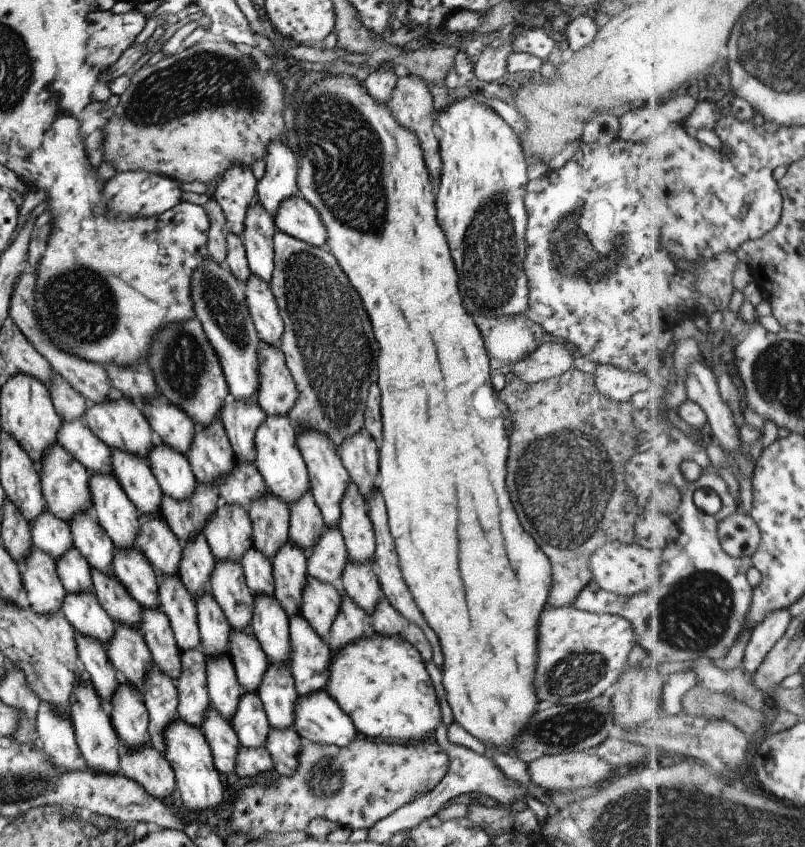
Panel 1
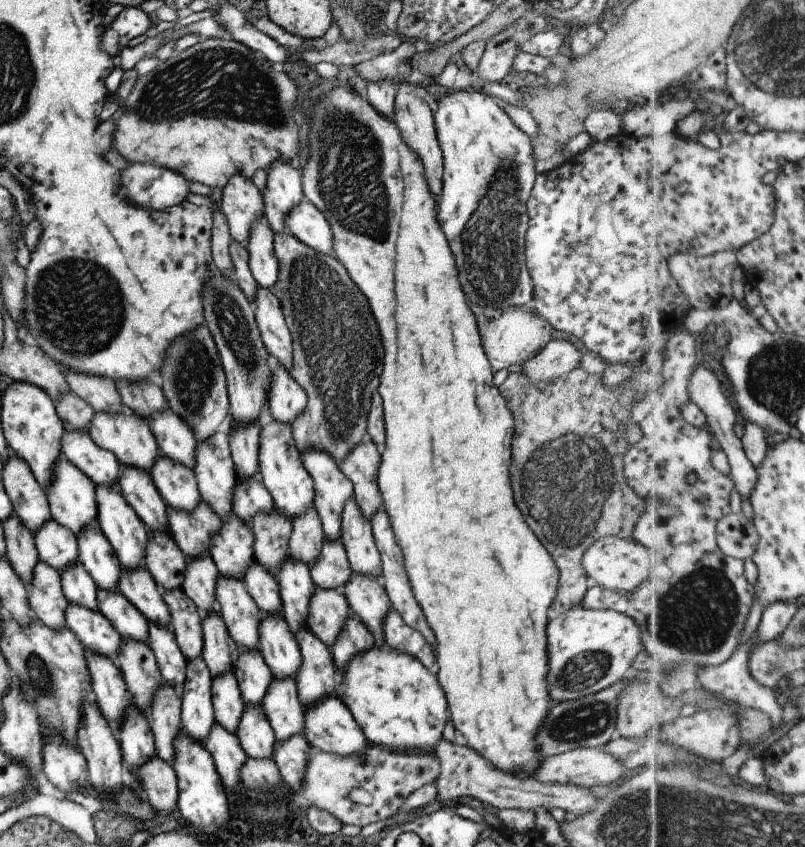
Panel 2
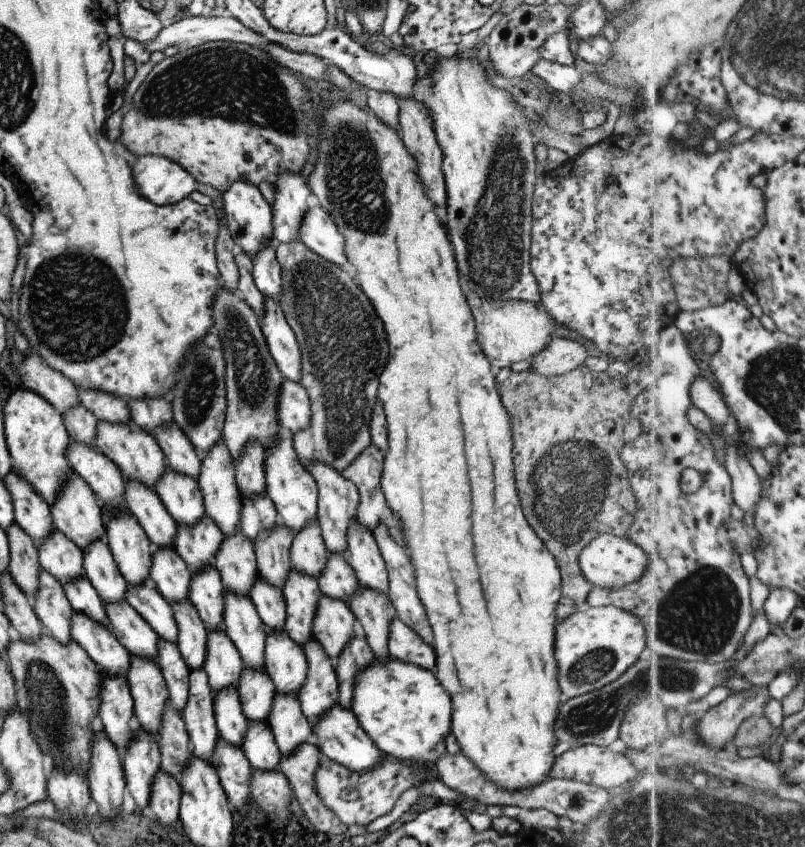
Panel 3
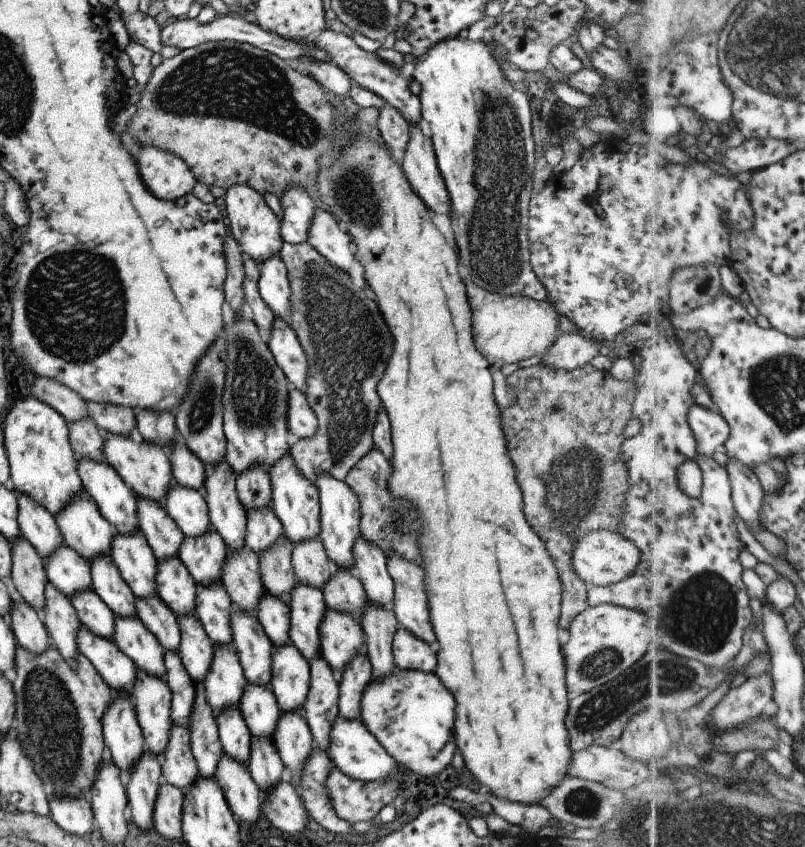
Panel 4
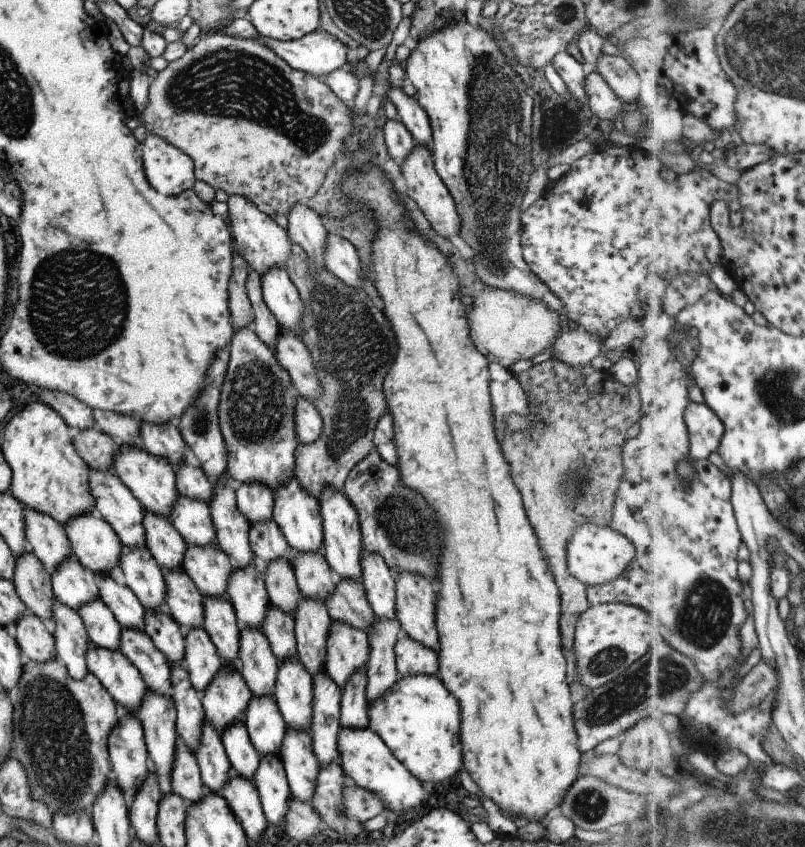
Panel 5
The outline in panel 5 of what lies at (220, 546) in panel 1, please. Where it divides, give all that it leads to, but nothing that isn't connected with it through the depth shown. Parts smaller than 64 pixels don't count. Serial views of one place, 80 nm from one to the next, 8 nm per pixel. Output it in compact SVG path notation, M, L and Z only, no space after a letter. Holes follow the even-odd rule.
M253 559L243 568L235 567L226 580L225 596L232 604L238 629L259 629L269 605L264 574Z

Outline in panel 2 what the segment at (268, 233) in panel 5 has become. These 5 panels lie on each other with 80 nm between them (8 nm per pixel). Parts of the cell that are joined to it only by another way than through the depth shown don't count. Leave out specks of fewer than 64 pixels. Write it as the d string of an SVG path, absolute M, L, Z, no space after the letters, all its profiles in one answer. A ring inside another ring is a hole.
M232 172L232 176L221 187L219 202L232 240L245 243L249 225L264 214L260 192L249 177Z

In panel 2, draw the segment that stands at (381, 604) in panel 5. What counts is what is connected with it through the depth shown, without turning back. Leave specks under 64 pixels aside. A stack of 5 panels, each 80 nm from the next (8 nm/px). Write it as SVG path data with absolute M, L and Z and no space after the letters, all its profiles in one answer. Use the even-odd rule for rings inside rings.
M349 497L348 501L343 505L340 521L339 540L344 546L350 570L359 574L373 575L375 578L380 578L380 556L374 543L372 528L369 520L361 514L361 509L354 501L354 497Z

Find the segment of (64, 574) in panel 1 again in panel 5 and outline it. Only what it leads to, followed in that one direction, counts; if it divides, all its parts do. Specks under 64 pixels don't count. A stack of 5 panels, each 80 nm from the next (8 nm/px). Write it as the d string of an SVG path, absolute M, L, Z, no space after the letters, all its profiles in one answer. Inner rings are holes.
M97 596L76 608L86 630L87 640L104 649L118 648L121 626Z

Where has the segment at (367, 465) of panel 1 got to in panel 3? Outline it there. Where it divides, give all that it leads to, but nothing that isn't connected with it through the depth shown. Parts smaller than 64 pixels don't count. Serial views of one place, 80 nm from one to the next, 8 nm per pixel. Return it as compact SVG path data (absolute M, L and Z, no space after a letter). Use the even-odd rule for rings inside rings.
M369 444L343 470L340 470L340 475L350 480L356 486L358 503L355 518L370 531L377 524L383 523L387 527L389 534L394 538L394 541L404 546L404 537L400 531L400 522L393 516L391 510L387 508L380 489L380 470L383 464L383 457L384 454L375 445Z

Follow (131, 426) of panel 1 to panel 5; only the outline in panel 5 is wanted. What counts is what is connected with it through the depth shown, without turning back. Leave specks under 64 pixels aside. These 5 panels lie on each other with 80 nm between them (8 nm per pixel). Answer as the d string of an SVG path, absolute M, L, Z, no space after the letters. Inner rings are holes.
M123 446L112 456L111 470L140 502L143 510L170 518L170 510L178 492L176 491L175 468L162 456L150 455L145 449Z

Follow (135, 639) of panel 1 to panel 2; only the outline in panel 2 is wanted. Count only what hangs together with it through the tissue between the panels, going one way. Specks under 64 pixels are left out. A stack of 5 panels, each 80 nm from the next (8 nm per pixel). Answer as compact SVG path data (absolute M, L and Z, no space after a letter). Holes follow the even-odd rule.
M120 638L117 654L112 660L120 670L122 679L125 681L131 704L137 707L142 713L147 714L153 691L163 684L151 649L144 642L136 641L134 638Z

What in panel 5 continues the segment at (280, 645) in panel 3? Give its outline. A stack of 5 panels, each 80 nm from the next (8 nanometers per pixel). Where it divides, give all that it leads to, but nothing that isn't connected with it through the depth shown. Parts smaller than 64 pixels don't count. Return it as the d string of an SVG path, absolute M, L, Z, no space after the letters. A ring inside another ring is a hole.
M296 656L278 662L271 695L287 727L308 730L311 718L312 678Z

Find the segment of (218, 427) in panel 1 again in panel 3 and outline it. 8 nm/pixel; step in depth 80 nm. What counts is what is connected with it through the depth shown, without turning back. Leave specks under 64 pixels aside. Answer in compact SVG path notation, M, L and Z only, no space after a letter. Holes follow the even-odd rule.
M222 436L201 457L196 483L203 499L204 514L218 526L224 535L233 534L239 529L241 494L234 477L234 460L229 454Z

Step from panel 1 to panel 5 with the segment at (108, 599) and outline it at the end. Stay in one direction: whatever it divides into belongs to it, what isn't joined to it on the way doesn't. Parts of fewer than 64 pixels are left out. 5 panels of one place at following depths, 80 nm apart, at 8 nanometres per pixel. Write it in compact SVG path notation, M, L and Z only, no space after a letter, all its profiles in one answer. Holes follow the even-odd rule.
M121 627L119 652L139 671L147 689L170 698L170 668L145 631Z

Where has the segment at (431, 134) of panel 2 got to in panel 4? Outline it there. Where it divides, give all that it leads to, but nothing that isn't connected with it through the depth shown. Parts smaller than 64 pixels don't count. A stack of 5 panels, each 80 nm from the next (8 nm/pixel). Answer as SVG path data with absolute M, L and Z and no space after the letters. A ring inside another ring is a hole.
M409 124L405 143L402 171L408 183L431 212L446 214L450 218L449 199L436 165L432 140L421 132L419 125Z

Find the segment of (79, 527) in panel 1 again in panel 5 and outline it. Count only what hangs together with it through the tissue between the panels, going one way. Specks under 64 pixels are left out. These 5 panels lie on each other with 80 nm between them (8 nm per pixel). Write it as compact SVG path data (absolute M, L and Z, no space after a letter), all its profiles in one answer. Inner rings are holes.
M107 573L95 576L98 597L113 613L121 627L142 630L144 608L139 599L125 585L121 586Z

